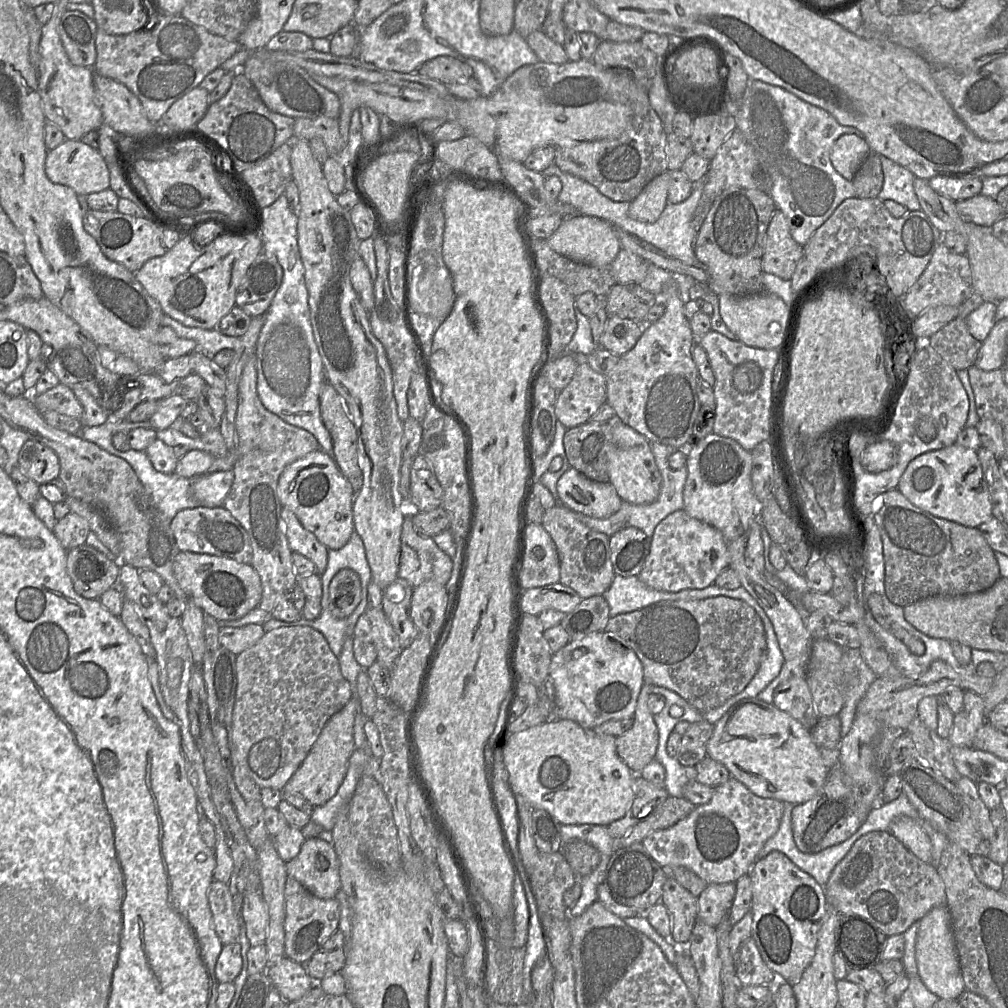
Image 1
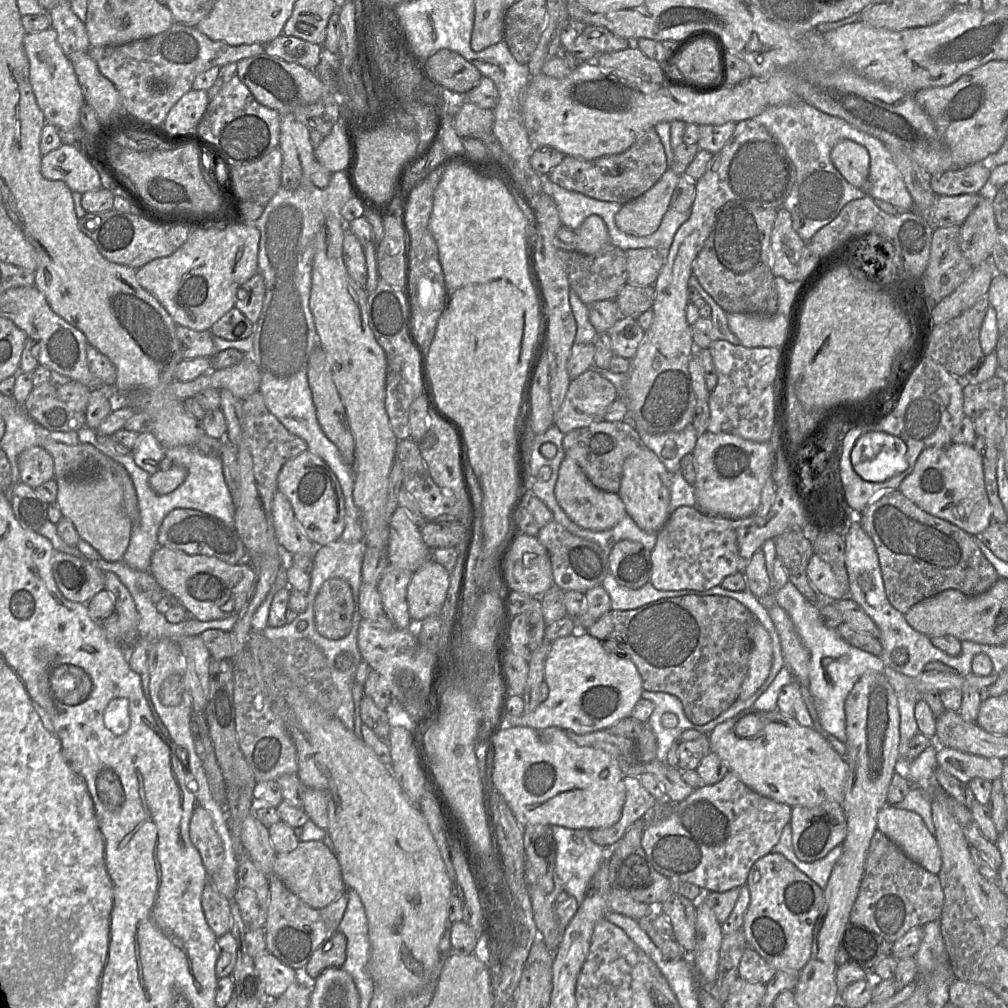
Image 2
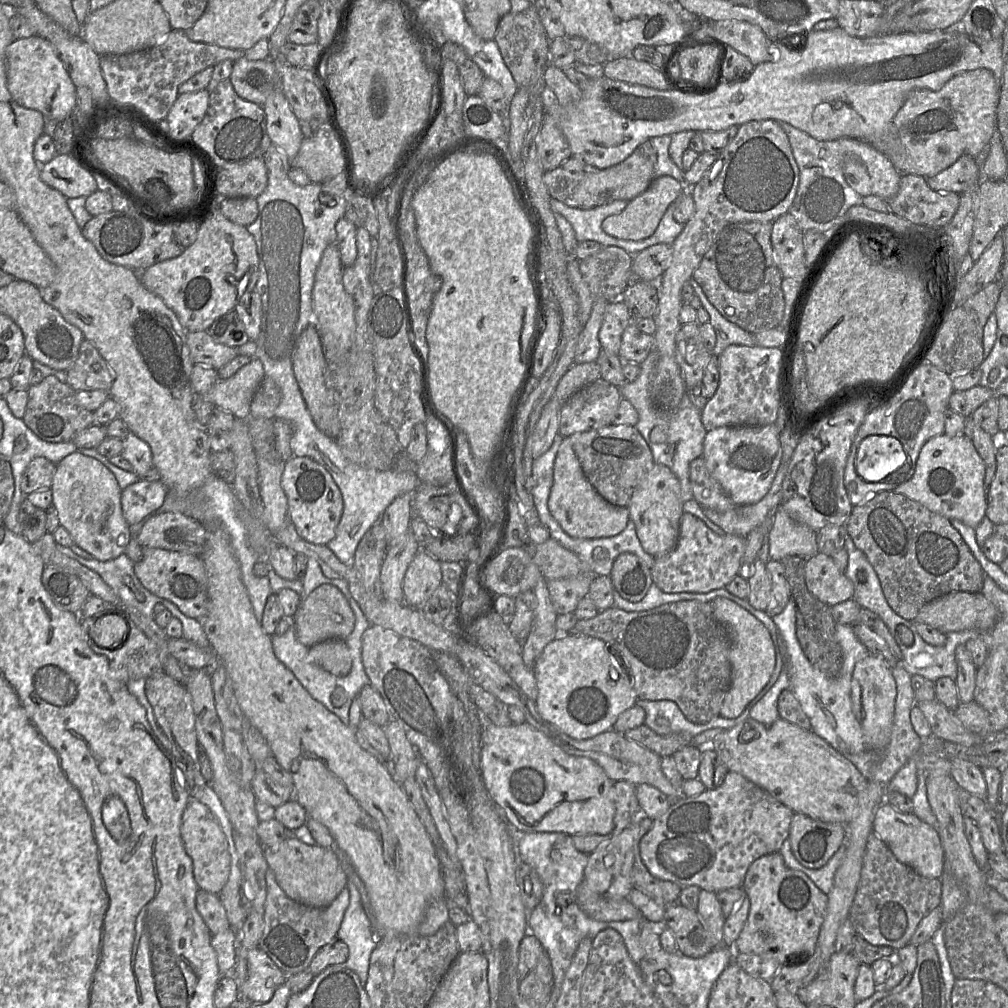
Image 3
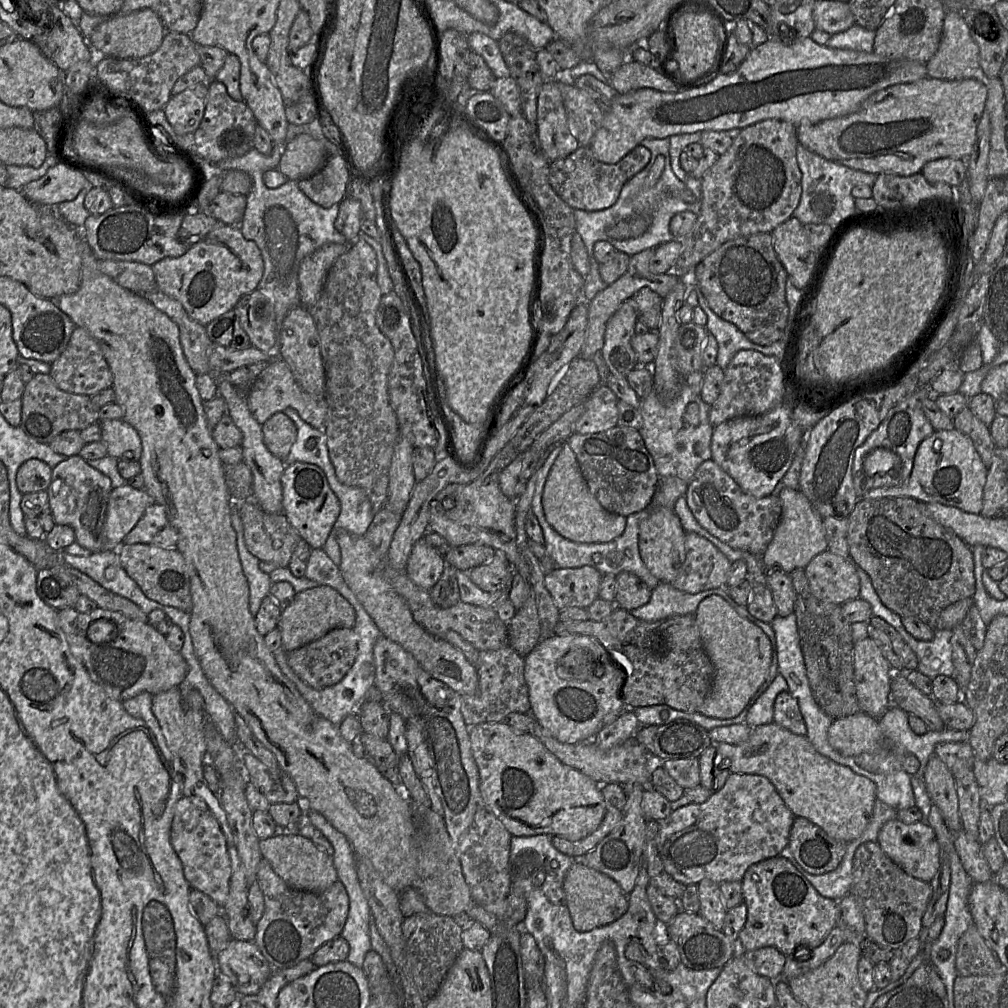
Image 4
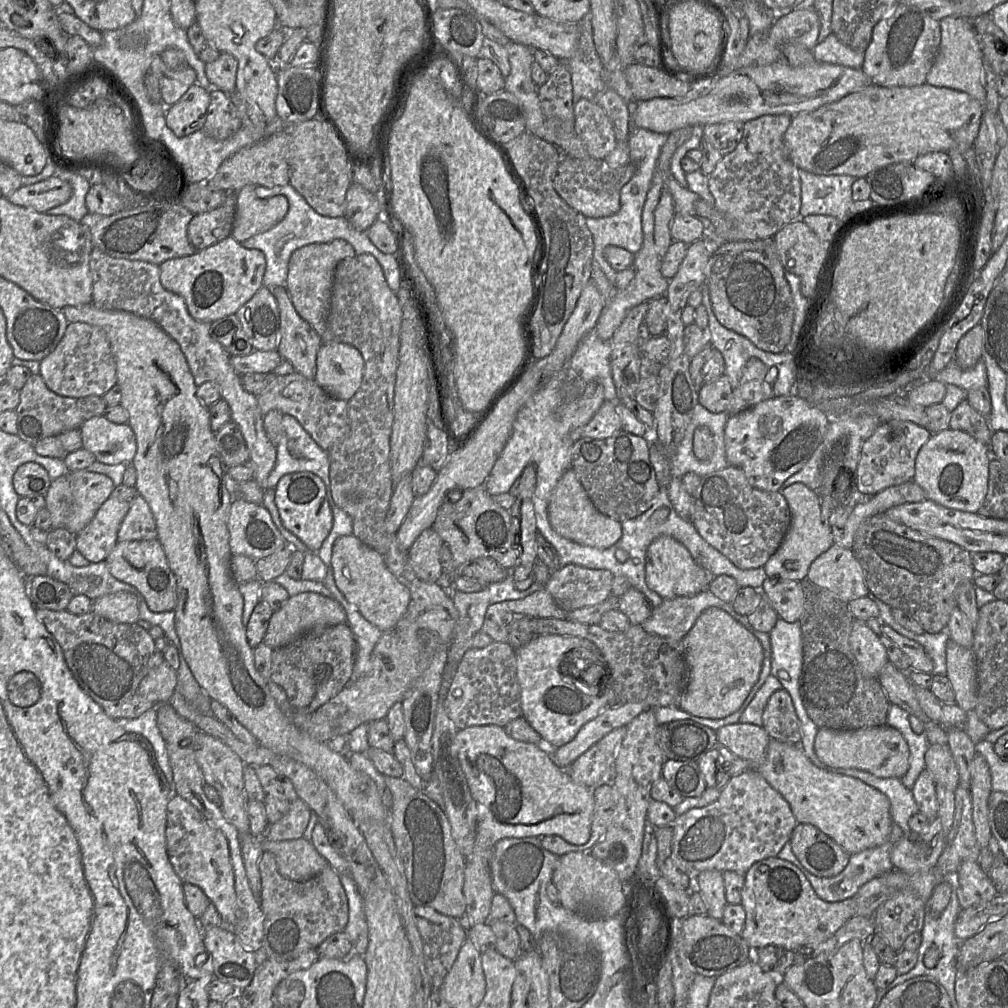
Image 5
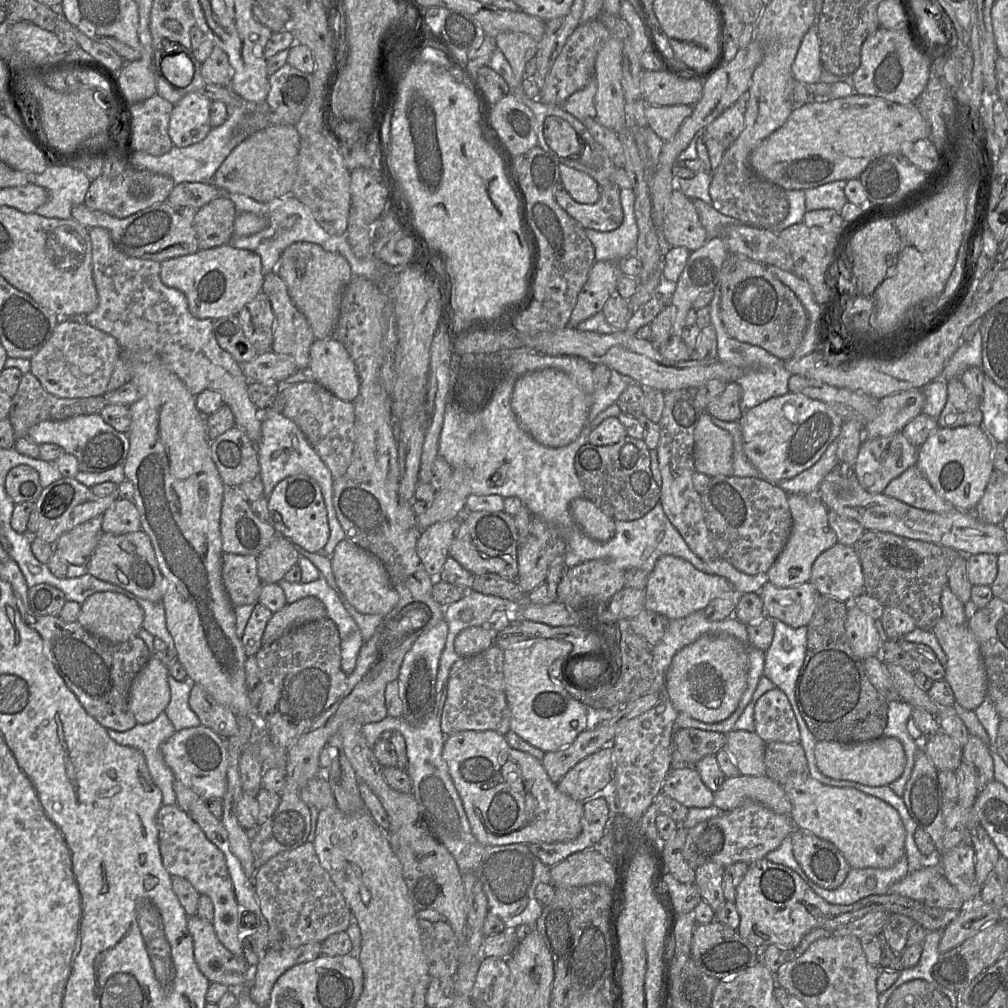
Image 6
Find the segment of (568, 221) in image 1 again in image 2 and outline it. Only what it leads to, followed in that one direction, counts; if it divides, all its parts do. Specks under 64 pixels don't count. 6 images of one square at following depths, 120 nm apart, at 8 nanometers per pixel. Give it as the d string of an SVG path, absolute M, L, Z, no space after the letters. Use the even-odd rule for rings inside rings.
M598 215L588 216L574 232L576 234L575 251L579 253L595 254L611 245L607 226Z

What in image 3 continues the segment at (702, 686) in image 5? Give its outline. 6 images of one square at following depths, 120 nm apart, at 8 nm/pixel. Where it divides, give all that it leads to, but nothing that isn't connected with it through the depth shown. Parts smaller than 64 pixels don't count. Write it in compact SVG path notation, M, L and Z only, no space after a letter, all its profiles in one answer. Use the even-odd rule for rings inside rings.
M716 597L710 603L715 619L724 626L730 638L731 684L719 715L736 718L770 680L776 664L776 652L768 628L746 609L725 597Z

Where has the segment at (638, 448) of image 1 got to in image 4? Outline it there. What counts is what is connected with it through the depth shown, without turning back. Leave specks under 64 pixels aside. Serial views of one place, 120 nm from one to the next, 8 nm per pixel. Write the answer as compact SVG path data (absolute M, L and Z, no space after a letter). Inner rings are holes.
M676 476L660 477L658 488L652 498L648 508L648 516L640 523L639 528L639 551L643 562L650 571L660 582L672 583L679 575L681 568L686 559L685 549L685 530L682 527L681 521L675 513L675 503L681 496L685 496L689 484Z

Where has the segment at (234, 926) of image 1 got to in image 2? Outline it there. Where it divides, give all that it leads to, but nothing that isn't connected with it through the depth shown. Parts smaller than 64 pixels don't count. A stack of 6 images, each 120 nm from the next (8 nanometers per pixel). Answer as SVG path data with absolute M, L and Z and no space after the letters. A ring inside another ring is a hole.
M210 879L203 888L201 905L206 922L217 937L230 932L230 901L217 891Z

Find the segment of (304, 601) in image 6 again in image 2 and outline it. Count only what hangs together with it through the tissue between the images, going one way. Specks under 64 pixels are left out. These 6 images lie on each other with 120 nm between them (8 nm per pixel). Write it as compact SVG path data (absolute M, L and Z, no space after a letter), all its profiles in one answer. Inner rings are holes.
M332 578L323 583L314 603L314 622L317 632L325 638L339 640L352 626L354 599L349 584Z

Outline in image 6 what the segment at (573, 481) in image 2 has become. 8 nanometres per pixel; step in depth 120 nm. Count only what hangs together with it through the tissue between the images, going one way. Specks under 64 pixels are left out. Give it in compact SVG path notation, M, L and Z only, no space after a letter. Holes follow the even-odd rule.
M586 497L571 501L570 512L580 529L591 539L609 541L615 534L615 520Z

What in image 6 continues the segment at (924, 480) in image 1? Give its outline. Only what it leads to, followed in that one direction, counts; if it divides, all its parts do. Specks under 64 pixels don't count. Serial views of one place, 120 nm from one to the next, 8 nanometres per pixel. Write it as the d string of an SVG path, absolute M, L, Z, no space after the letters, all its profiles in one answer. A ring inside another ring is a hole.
M982 425L938 427L918 448L916 465L940 496L959 510L974 512L994 470L994 446L995 441Z

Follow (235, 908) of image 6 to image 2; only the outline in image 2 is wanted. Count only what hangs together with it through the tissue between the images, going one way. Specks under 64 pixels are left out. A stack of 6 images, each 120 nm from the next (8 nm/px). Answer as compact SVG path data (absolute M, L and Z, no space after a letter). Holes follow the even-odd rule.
M199 804L195 805L191 814L189 836L201 856L209 877L211 877L223 862L224 846L210 813Z

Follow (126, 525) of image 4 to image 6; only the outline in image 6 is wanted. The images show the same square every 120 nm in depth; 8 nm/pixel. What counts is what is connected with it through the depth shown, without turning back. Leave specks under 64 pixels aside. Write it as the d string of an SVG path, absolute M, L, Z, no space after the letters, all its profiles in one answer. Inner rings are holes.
M99 515L62 534L51 545L69 564L86 565L103 533Z

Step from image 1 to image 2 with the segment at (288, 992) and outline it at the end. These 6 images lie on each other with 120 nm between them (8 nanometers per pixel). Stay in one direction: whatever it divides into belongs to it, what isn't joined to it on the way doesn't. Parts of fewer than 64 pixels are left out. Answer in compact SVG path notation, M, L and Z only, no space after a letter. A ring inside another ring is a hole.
M268 952L255 957L254 965L264 984L267 998L278 998L291 984L297 983L296 970L284 965Z

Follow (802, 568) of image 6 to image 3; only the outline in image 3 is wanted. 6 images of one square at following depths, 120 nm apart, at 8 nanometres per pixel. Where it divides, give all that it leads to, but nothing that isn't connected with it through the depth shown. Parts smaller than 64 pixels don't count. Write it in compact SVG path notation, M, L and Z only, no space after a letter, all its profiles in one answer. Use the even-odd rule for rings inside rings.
M779 505L768 534L769 557L781 561L787 556L809 558L818 551L817 531L794 521Z

